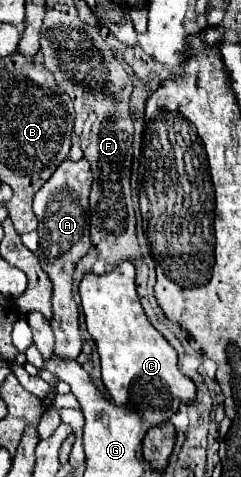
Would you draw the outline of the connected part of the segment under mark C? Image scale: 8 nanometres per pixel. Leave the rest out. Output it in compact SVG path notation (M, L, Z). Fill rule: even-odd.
M129 261L105 275L87 273L79 293L87 331L97 343L101 381L115 405L137 413L143 423L153 427L167 423L181 405L195 399L195 383L179 371L177 351L147 321L135 291L135 267Z

